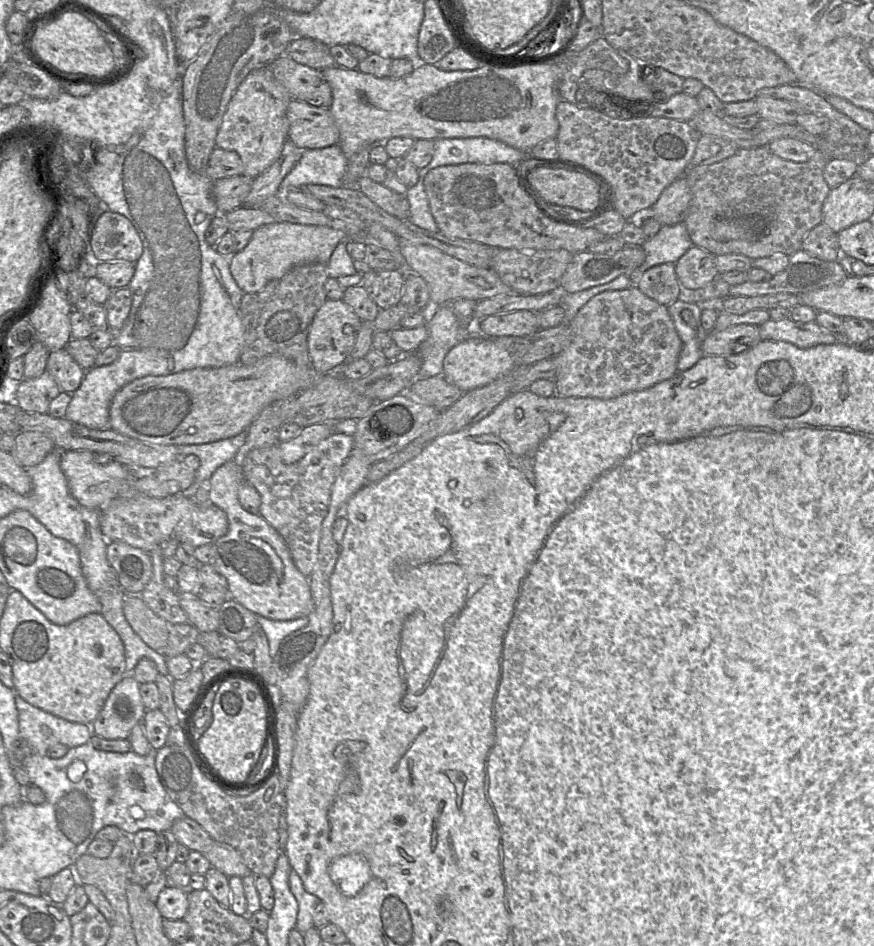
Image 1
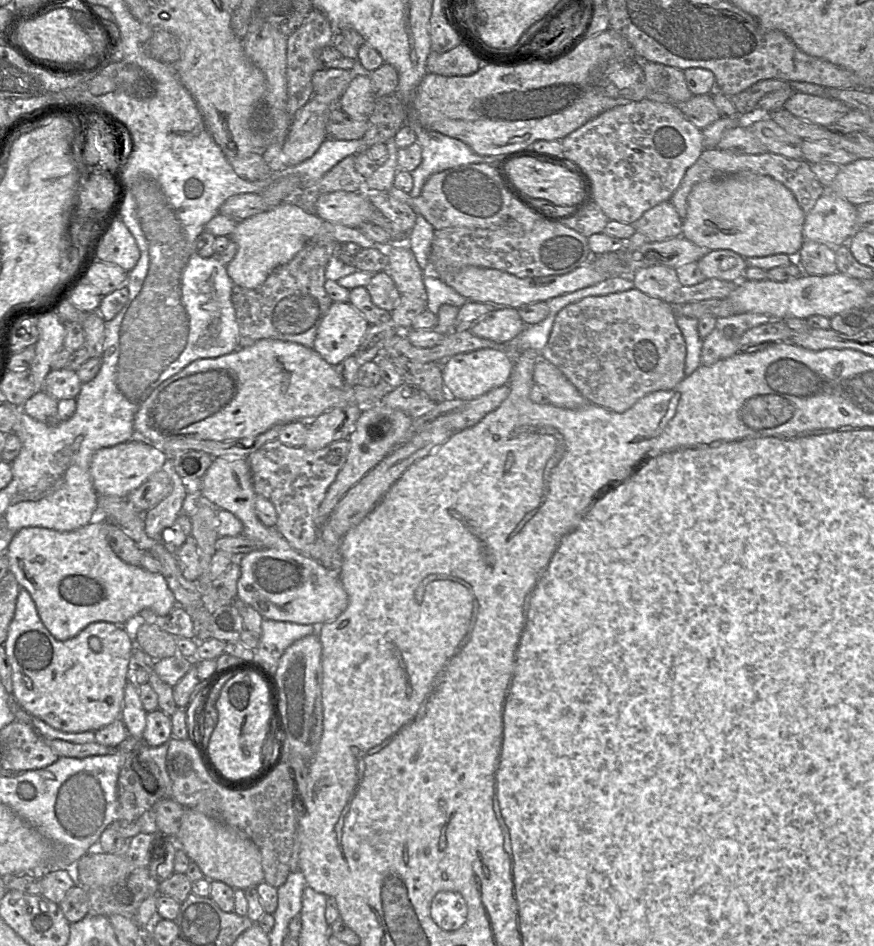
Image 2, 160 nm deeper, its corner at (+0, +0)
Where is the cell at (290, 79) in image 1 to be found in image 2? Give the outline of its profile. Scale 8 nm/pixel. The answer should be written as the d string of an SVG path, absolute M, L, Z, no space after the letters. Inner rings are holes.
M321 69L312 77L313 95L319 102L338 104L350 82L357 76L355 71L344 69Z

